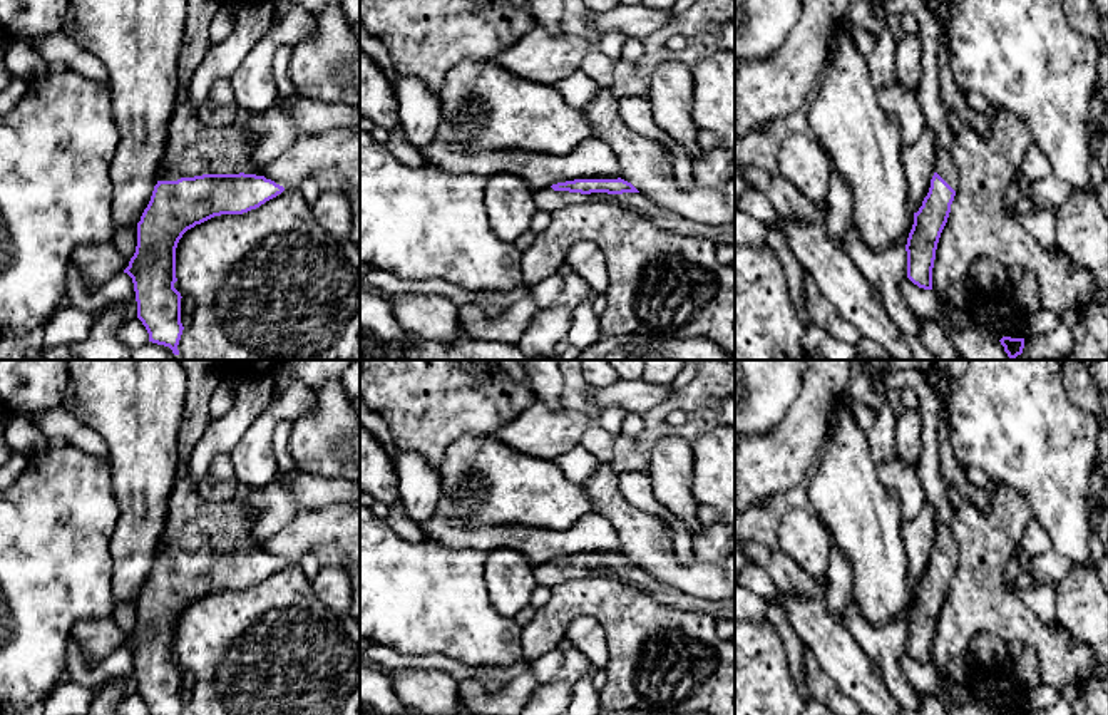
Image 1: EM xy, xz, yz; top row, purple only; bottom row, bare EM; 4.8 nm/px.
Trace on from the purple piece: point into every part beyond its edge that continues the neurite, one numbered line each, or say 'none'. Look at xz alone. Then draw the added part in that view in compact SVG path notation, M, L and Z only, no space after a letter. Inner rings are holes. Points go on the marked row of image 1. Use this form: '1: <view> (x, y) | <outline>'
1: xz (548, 200) | M552 188L534 189L532 199L537 211L552 213L566 204L582 204L586 201L603 201L609 204L618 204L631 213L638 213L651 219L658 228L666 231L678 233L681 236L698 236L706 238L718 244L735 246L735 224L710 226L688 218L681 218L675 211L669 211L641 193L623 193L623 194L608 194L608 193L569 193L569 191L554 191Z

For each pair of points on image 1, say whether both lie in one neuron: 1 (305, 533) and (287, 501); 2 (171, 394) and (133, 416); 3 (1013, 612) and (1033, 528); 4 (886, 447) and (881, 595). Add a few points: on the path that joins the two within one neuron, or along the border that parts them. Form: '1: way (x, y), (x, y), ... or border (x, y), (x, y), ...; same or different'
1: border (333, 504), (300, 509), (265, 540); different
2: way (161, 394), (154, 394), (143, 406); same
3: border (1021, 550), (1023, 553); different
4: border (869, 449), (877, 479), (894, 496), (902, 518); different

